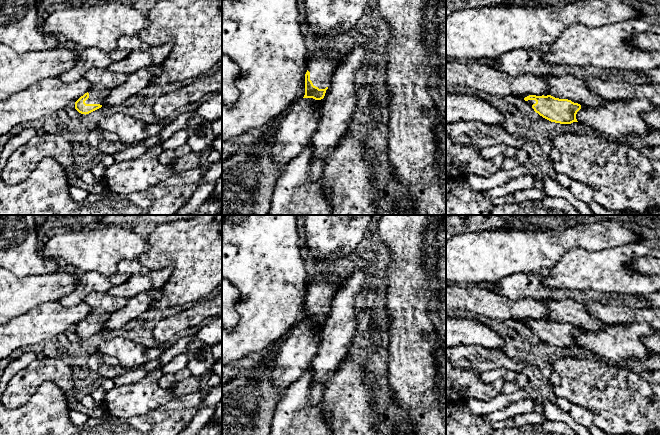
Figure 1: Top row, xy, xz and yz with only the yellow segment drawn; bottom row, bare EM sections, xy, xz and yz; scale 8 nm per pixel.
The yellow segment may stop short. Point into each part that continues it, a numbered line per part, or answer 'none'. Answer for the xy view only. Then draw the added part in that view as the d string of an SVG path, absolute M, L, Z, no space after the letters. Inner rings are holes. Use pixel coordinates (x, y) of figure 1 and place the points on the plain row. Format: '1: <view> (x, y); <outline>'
1: xy (95, 320); M90 313L88 315L89 322L85 325L86 328L105 328L105 322L109 317L109 314L95 314Z

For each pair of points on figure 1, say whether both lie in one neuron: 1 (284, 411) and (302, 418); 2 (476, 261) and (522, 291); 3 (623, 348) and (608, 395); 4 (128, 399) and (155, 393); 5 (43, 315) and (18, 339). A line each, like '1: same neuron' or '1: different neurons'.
1: same neuron
2: different neurons
3: different neurons
4: same neuron
5: same neuron

